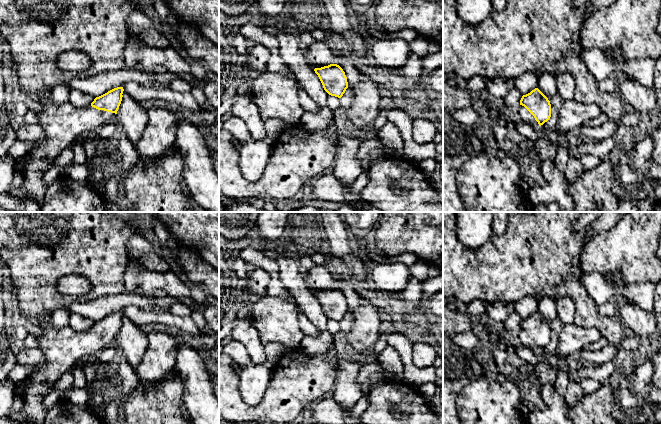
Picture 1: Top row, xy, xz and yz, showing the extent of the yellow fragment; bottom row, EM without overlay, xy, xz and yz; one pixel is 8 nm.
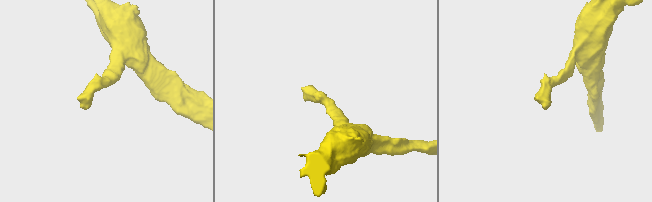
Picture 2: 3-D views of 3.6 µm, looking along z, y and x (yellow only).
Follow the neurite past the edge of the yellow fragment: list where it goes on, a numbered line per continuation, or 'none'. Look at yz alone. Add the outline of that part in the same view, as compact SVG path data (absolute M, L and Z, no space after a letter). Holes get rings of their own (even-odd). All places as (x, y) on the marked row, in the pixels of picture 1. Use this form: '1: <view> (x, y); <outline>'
1: yz (521, 113); M519 105L515 110L514 118L529 125L539 127L538 122L534 116L522 105Z

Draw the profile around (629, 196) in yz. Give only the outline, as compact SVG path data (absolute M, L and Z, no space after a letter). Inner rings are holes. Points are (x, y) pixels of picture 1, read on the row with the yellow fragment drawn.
M638 186L622 188L619 192L620 204L615 212L638 212L637 201L645 194Z

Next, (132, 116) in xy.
M127 94L122 97L115 120L133 145L141 137L148 123L147 110L145 103L135 101Z

